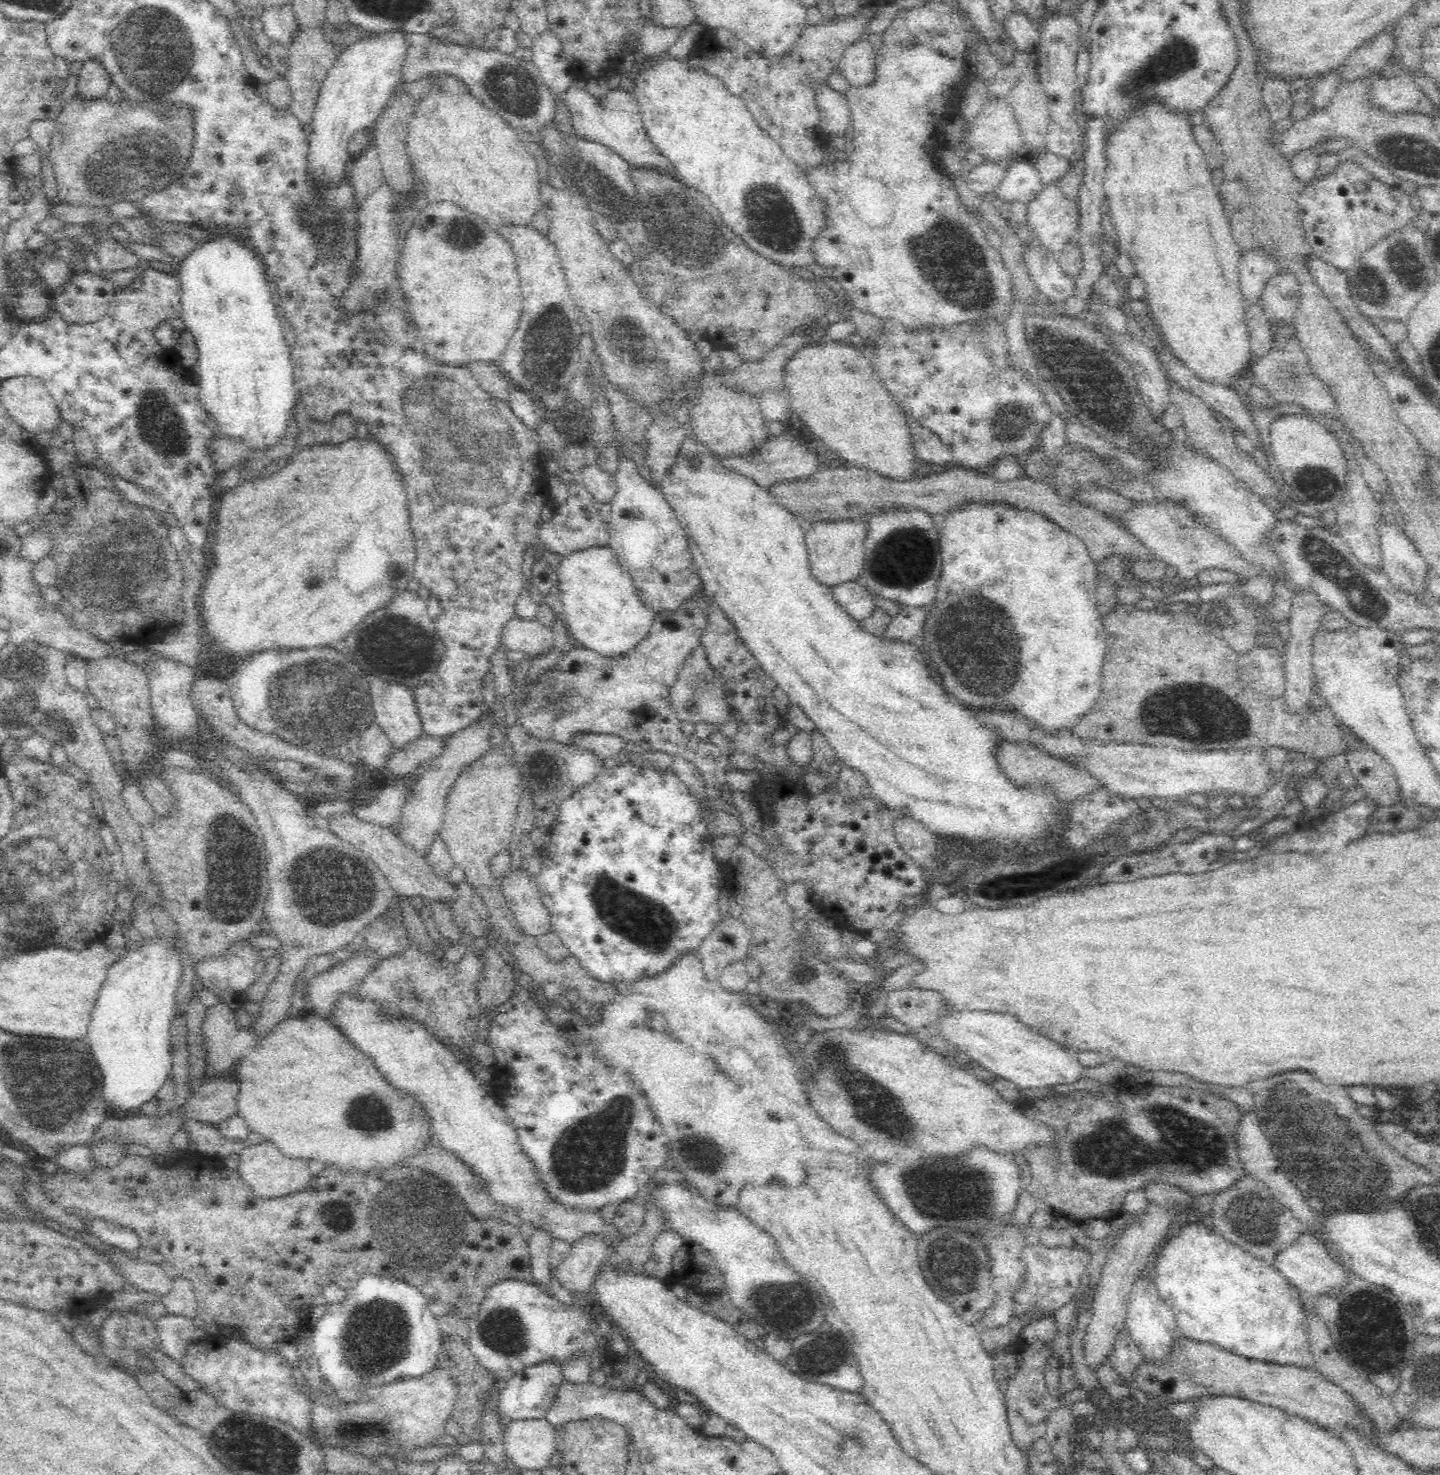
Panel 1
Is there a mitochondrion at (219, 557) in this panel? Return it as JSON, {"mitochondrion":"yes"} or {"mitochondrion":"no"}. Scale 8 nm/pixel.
{"mitochondrion":"no"}

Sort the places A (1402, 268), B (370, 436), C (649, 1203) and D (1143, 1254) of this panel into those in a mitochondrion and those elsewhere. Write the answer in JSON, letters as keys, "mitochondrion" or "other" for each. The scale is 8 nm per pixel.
{"A":"mitochondrion","B":"other","C":"other","D":"other"}

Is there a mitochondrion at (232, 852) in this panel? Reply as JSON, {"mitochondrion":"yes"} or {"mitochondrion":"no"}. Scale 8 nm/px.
{"mitochondrion":"yes"}

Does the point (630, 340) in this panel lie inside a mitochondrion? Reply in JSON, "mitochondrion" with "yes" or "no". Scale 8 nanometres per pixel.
{"mitochondrion":"yes"}

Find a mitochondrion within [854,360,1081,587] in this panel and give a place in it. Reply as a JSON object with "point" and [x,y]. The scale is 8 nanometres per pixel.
{"point":[1010,425]}

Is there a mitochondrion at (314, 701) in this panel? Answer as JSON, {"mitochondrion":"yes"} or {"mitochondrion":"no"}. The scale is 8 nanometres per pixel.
{"mitochondrion":"yes"}

